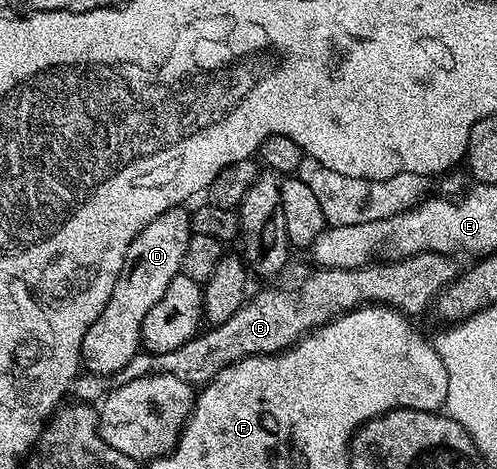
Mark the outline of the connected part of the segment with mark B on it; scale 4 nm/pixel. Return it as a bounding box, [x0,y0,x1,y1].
[121,251,460,384]

